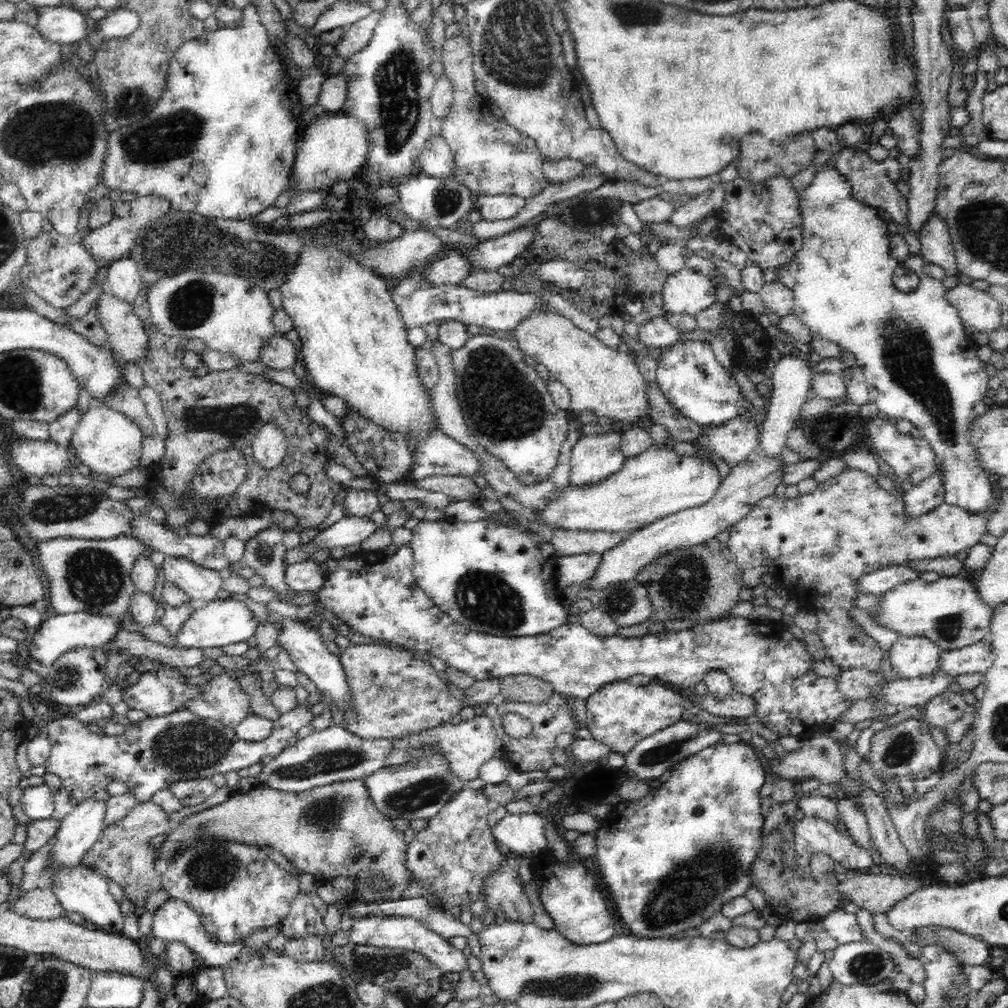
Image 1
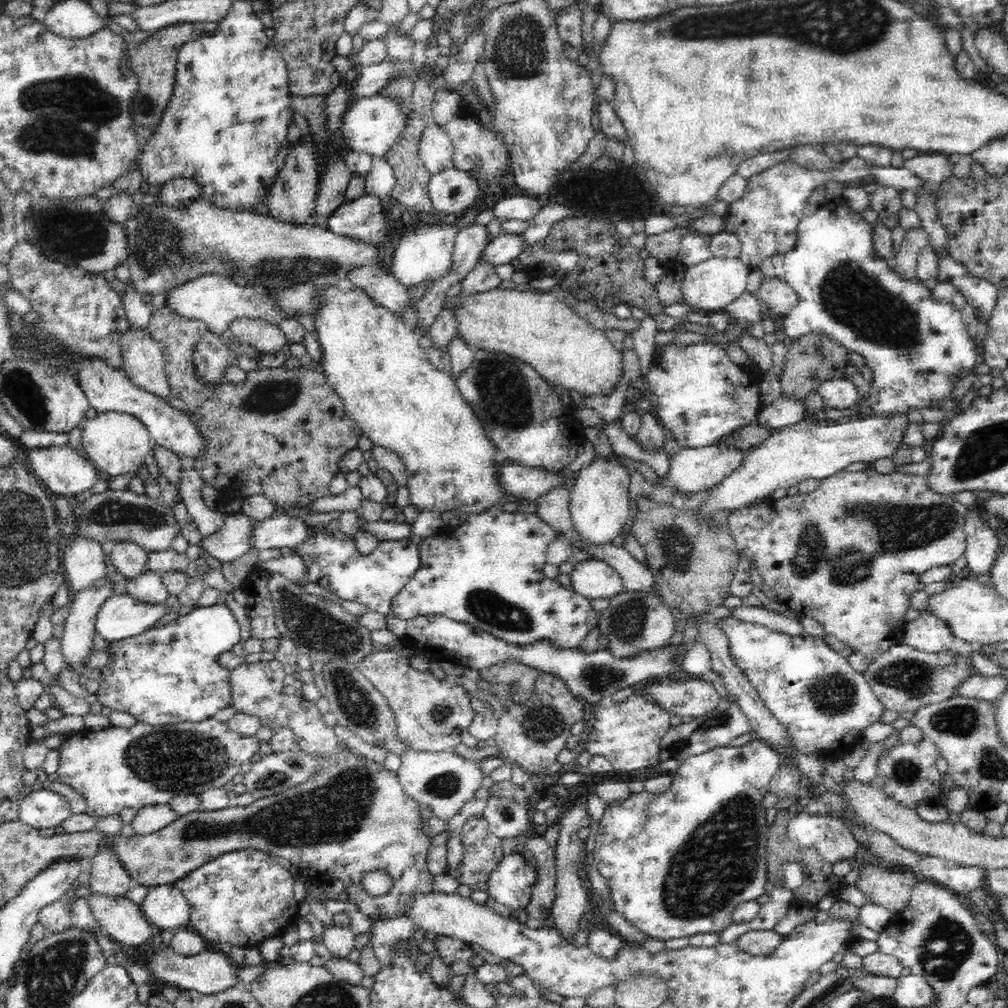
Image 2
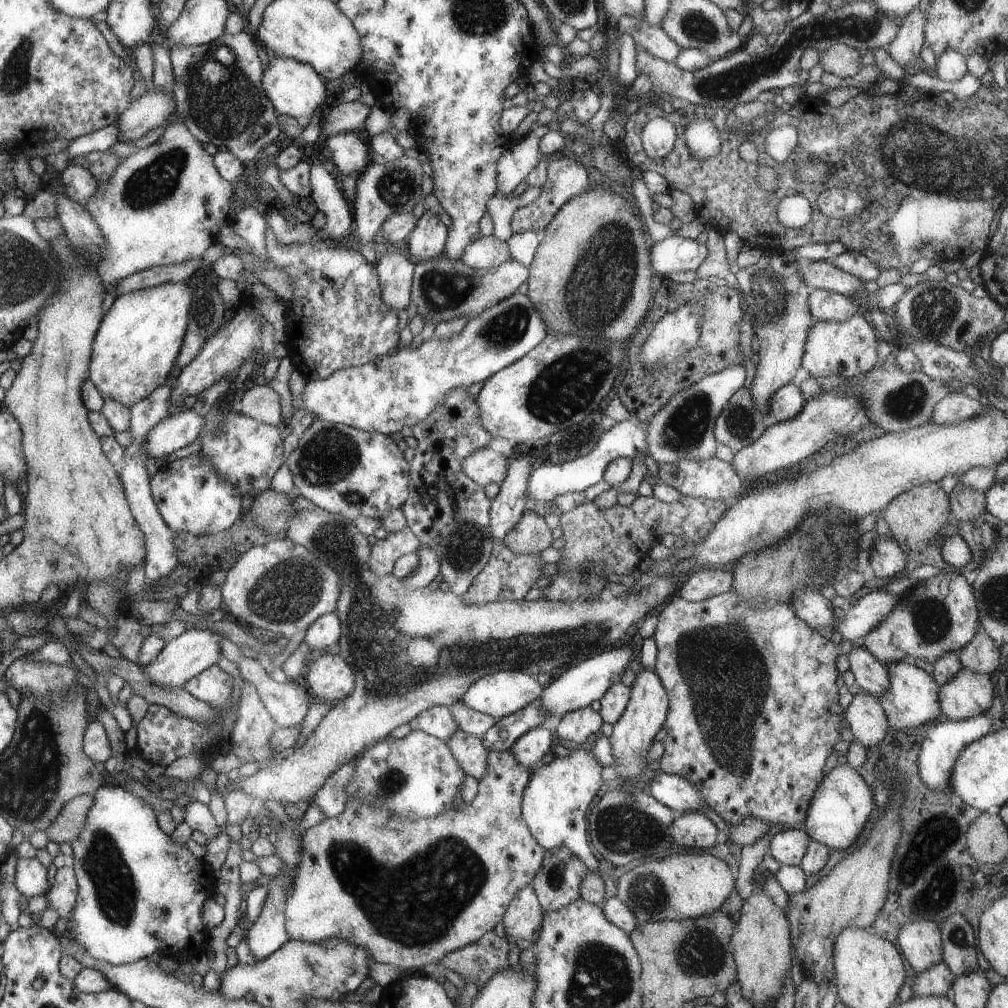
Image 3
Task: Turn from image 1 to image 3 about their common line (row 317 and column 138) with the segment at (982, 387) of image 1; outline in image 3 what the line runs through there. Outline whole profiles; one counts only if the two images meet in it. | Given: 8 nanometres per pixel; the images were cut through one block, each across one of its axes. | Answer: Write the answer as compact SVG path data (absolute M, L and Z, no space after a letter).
M116 784L103 785L93 795L93 806L87 815L84 827L80 832L80 835L73 839L70 843L74 850L74 873L77 881L77 904L72 910L72 918L66 931L72 932L72 937L82 946L85 950L97 960L108 962L112 965L126 965L127 963L134 963L141 959L146 959L150 956L158 956L158 952L166 957L175 958L177 960L190 959L192 957L200 956L203 953L208 952L208 932L204 932L204 926L202 923L202 908L206 898L212 894L210 888L202 886L204 884L204 874L210 874L209 866L205 861L199 861L188 850L186 844L178 844L178 842L172 842L172 840L162 832L157 822L157 813L154 808L147 804L144 800L126 791L124 787Z

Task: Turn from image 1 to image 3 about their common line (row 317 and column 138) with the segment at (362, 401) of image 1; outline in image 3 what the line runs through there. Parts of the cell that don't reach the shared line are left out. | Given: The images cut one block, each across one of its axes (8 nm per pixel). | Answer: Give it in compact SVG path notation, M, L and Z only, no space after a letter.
M187 282L163 283L116 297L94 340L92 363L89 365L89 380L104 398L112 398L130 408L157 391L160 384L164 385L181 353L180 346L188 331L192 305L193 290Z

